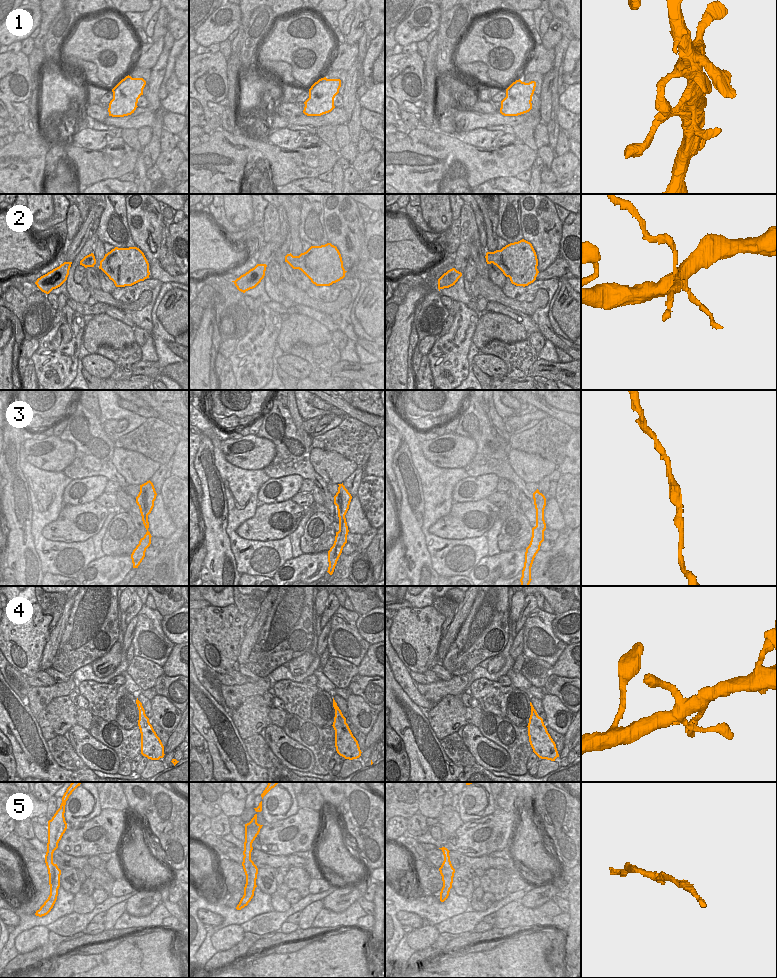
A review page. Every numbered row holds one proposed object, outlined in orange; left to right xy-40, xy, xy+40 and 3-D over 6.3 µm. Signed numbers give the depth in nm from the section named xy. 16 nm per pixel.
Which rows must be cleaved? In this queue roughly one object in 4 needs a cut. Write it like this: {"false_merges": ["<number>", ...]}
{"false_merges": ["2"]}

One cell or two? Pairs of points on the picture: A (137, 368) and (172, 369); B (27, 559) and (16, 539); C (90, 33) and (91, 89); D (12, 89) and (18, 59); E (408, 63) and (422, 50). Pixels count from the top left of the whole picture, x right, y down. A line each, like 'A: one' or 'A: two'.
A: one
B: one
C: two
D: one
E: two

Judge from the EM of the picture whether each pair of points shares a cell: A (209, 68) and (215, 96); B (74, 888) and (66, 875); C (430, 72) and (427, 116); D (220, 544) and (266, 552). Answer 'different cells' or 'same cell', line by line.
A: same cell
B: same cell
C: same cell
D: different cells

